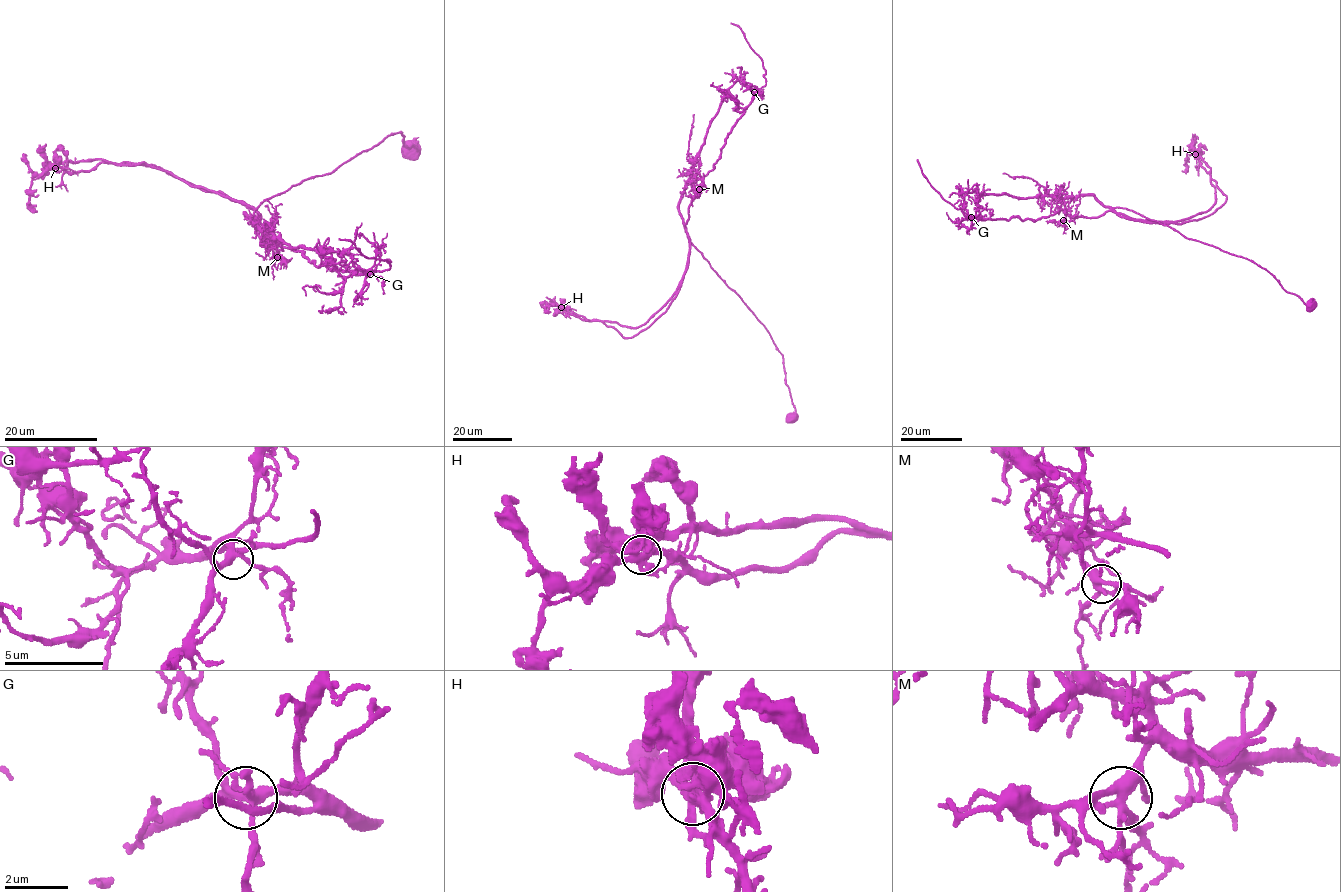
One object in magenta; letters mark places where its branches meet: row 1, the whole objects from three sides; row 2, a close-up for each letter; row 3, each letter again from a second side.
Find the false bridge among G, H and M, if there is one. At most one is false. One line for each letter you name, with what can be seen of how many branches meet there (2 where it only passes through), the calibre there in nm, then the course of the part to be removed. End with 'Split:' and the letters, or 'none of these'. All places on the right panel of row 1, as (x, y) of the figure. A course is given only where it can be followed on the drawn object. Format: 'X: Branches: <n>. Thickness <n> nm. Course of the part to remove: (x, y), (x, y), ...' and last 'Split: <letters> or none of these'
H: Branches: 6. Thickness 480 nm. Course of the part to remove: (1195, 154), (1215, 200), (1175, 221), (1111, 211), (965, 217), (917, 159)
Split: H

